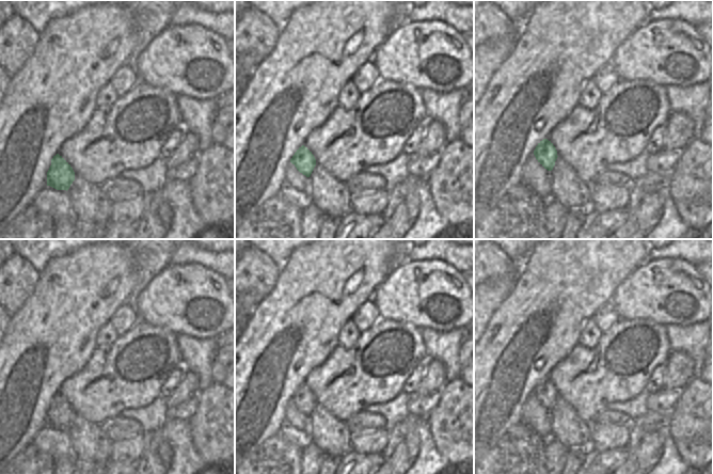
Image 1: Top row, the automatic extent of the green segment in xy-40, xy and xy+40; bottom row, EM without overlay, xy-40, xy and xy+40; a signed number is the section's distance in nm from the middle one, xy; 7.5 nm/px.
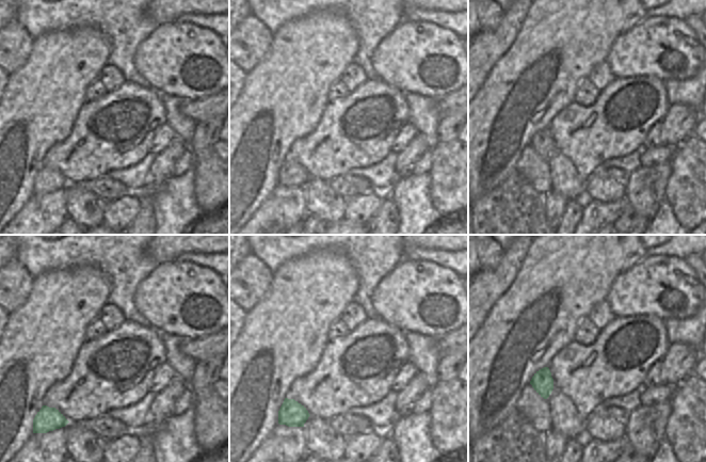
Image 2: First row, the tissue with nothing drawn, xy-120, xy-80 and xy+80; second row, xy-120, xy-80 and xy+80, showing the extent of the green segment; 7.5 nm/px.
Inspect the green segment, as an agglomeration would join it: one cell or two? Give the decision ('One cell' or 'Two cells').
One cell

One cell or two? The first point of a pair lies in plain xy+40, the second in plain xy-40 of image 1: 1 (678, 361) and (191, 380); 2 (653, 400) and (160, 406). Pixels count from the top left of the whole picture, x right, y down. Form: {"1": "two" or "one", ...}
{"1": "one", "2": "two"}

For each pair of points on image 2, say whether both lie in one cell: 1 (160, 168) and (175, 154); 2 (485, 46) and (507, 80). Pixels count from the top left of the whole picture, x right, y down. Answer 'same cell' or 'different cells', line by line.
1: same cell
2: different cells

